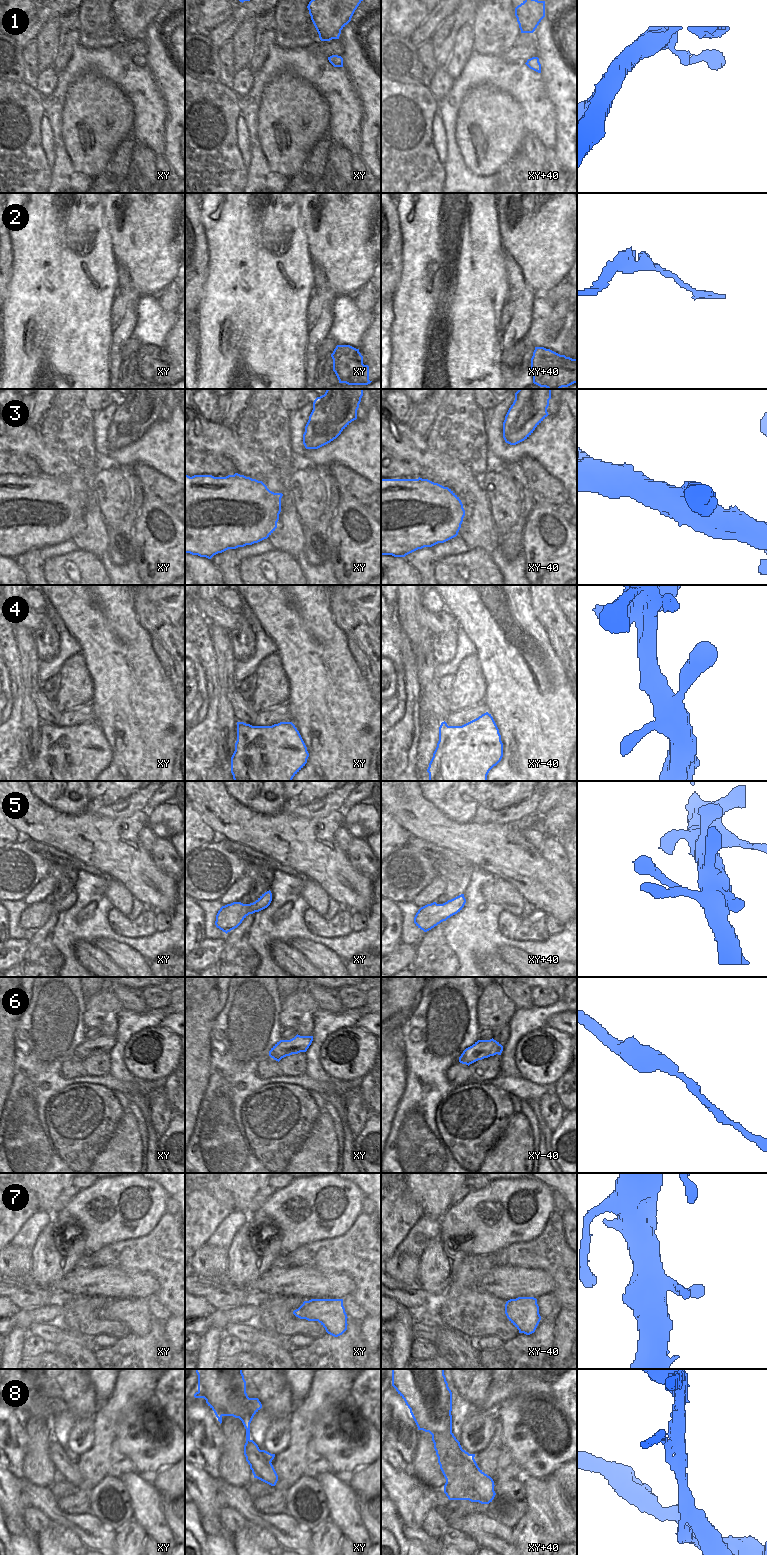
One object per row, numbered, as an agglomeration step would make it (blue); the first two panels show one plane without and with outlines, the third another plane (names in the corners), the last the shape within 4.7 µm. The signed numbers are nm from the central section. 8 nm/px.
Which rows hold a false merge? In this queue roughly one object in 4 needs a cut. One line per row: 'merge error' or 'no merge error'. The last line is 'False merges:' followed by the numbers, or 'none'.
1: no merge error
2: no merge error
3: no merge error
4: no merge error
5: no merge error
6: no merge error
7: no merge error
8: merge error
False merges: 8

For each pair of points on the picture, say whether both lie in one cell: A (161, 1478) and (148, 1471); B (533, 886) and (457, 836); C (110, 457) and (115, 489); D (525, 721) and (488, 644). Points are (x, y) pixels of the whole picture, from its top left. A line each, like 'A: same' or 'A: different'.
A: different
B: same
C: different
D: same

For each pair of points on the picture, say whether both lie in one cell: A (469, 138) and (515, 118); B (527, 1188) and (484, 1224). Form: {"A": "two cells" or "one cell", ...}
{"A": "one cell", "B": "one cell"}

